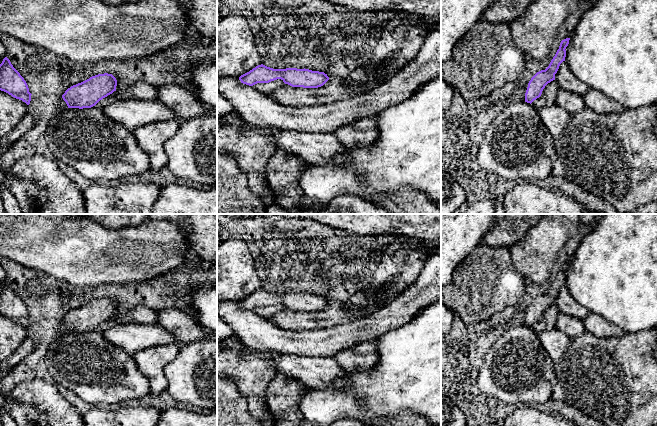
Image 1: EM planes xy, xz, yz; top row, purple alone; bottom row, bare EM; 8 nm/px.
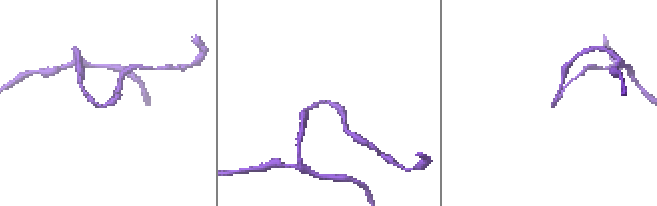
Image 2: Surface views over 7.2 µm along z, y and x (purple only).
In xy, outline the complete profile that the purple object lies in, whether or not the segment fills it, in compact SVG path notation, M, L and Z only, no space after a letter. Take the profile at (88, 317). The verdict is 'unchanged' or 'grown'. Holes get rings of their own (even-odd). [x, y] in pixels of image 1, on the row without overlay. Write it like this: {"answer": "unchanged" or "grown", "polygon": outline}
{"answer": "grown", "polygon": "M104 297L68 312L58 328L58 336L68 332L104 332L116 325L134 322L156 324L158 311L144 305L135 306L126 315L117 315L117 304L112 298Z"}

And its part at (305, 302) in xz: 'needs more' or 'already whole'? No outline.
needs more

